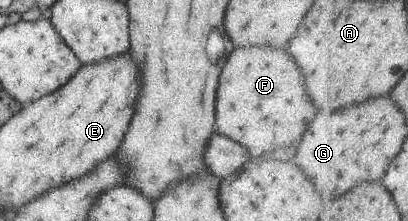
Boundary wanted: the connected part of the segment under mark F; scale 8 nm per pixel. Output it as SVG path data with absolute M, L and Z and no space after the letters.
M249 45L229 53L215 98L215 132L239 142L251 156L265 158L271 148L273 160L289 160L311 114L315 114L315 108L305 94L303 78L285 50Z

